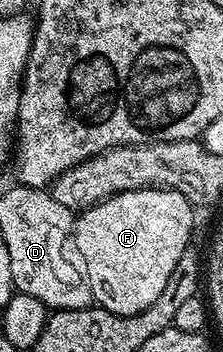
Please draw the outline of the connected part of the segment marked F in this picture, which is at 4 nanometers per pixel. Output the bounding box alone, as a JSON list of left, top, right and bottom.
[74,190,197,316]

